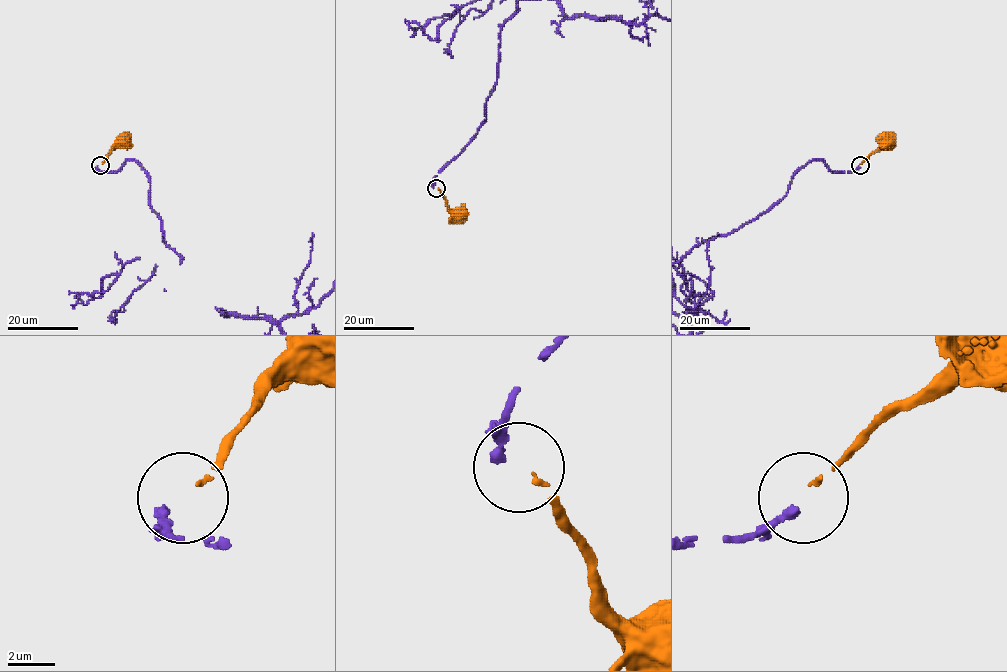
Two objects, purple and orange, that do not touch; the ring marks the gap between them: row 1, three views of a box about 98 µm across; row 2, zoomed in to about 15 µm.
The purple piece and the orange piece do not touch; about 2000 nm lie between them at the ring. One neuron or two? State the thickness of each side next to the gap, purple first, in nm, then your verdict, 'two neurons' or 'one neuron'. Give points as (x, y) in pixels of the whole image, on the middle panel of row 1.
360/200 nm | one neuron

